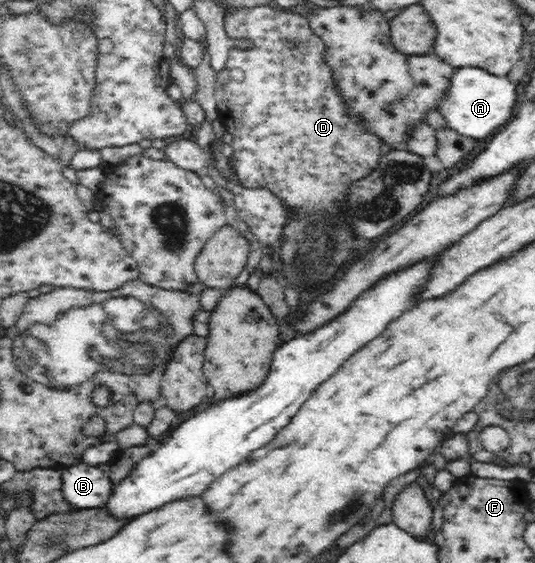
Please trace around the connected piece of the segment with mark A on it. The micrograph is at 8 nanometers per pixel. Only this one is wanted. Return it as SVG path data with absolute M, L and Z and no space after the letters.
M458 67L449 76L448 86L436 106L437 111L453 131L468 138L486 138L512 118L516 108L515 88L507 76L496 76L478 67Z

